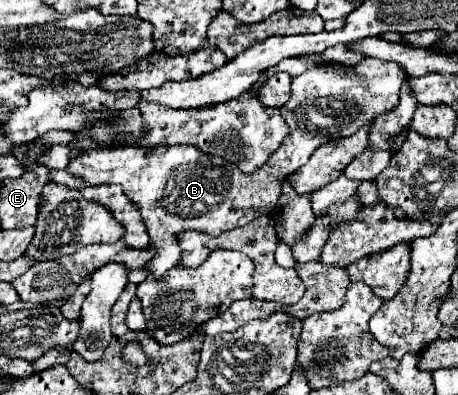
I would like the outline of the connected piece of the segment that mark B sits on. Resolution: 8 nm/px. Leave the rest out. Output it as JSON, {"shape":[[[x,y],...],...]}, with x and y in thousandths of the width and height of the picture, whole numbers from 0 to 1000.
{"shape":[[[793,147],[779,167],[758,167],[753,177],[697,167],[644,192],[635,208],[635,248],[609,273],[631,319],[631,349],[622,349],[587,395],[587,410],[552,441],[531,441],[513,415],[487,400],[456,400],[456,390],[439,390],[426,370],[338,370],[334,390],[308,380],[308,370],[181,380],[146,425],[155,441],[168,441],[168,451],[186,451],[199,471],[269,471],[273,496],[308,527],[330,623],[343,628],[343,648],[321,663],[325,689],[352,704],[395,663],[395,623],[386,623],[386,592],[395,592],[395,582],[483,592],[596,537],[614,491],[614,451],[653,430],[692,370],[775,339],[828,289],[862,273],[884,197],[889,187],[862,157],[819,147]]]}

